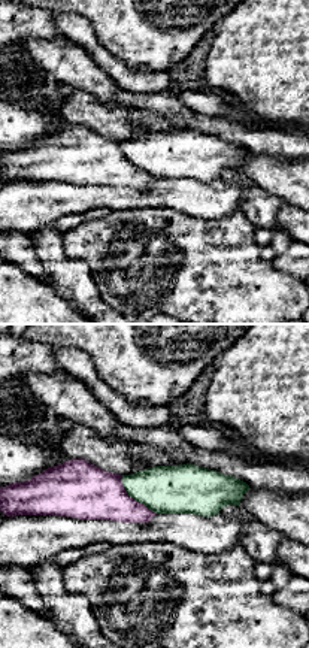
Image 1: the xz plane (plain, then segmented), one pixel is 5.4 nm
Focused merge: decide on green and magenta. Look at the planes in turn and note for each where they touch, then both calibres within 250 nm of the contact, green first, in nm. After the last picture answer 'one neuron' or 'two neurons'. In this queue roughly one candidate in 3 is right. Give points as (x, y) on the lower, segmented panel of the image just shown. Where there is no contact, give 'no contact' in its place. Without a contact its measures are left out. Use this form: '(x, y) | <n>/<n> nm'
(133, 497) | 260/280 nm

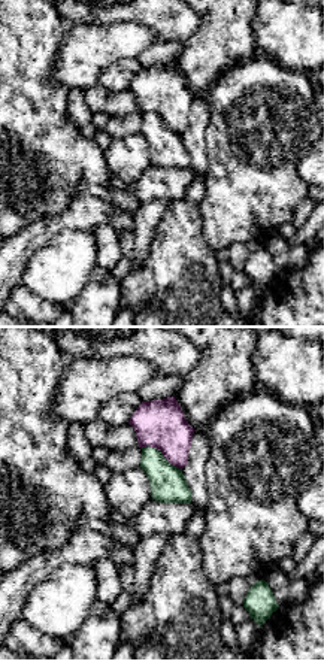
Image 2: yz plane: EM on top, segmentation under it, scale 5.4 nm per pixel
(162, 454) | 190/260 nm

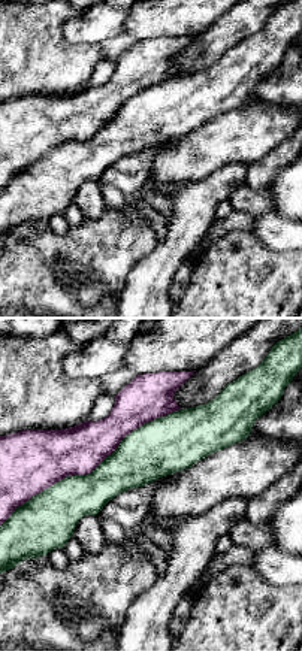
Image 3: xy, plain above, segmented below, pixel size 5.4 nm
(91, 472) | 260/280 nm

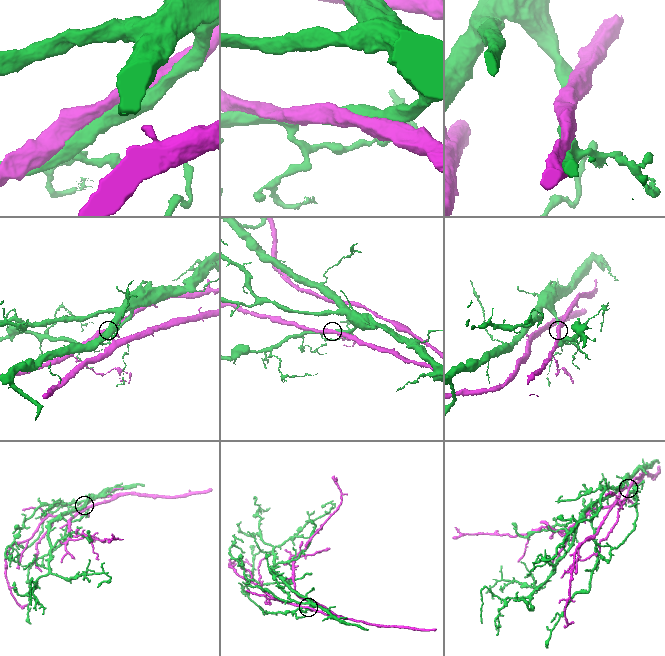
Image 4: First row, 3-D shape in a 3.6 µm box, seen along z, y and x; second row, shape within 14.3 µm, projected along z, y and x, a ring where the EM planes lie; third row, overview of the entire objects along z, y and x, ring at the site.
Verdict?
two neurons

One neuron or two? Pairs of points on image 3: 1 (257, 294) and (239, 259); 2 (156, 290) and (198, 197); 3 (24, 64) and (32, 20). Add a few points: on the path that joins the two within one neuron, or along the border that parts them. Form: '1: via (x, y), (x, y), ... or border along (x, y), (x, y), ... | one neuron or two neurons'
1: via (248, 285), (239, 276), (239, 268) | one neuron
2: via (159, 268), (177, 247), (190, 220) | one neuron
3: via (32, 54), (32, 30) | one neuron

